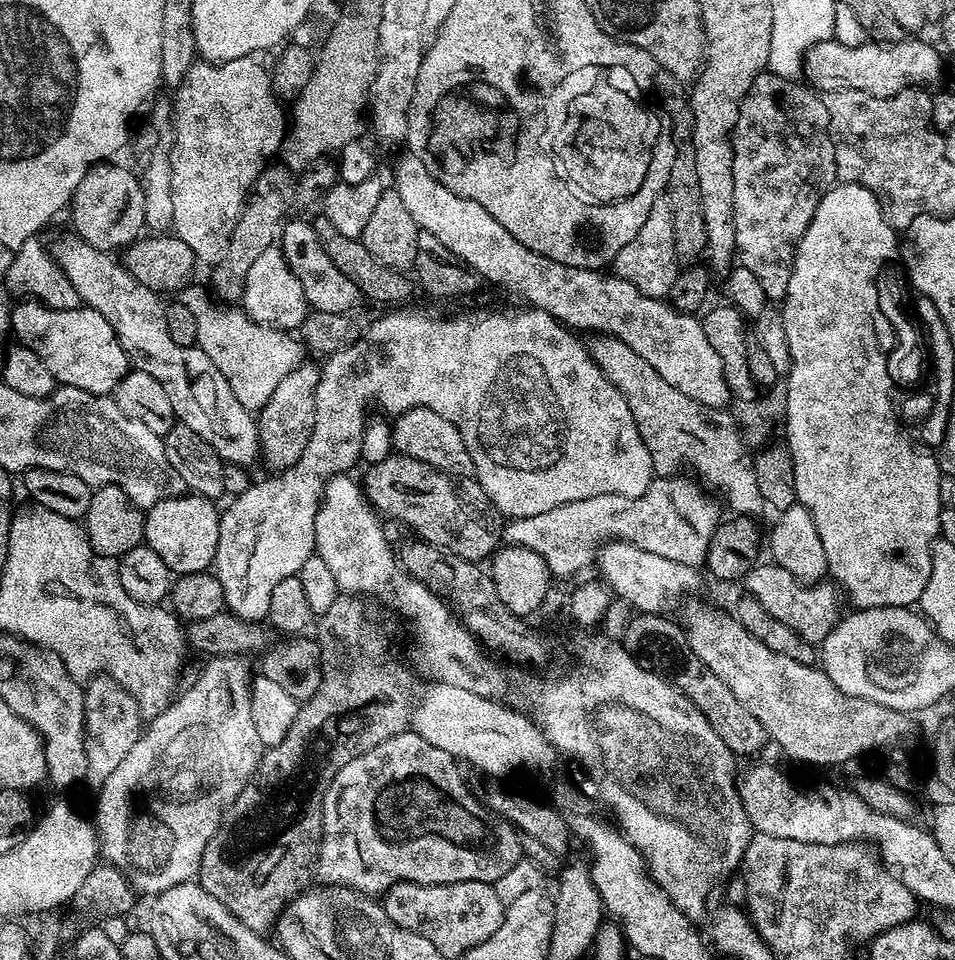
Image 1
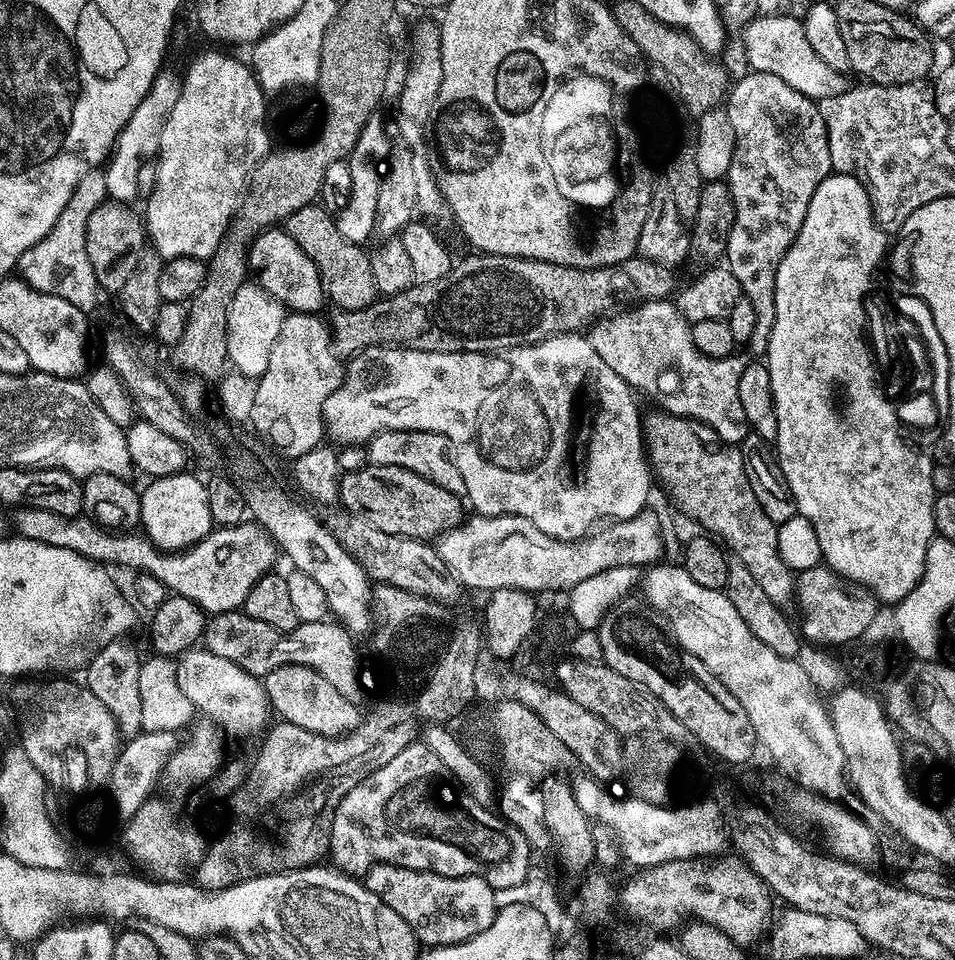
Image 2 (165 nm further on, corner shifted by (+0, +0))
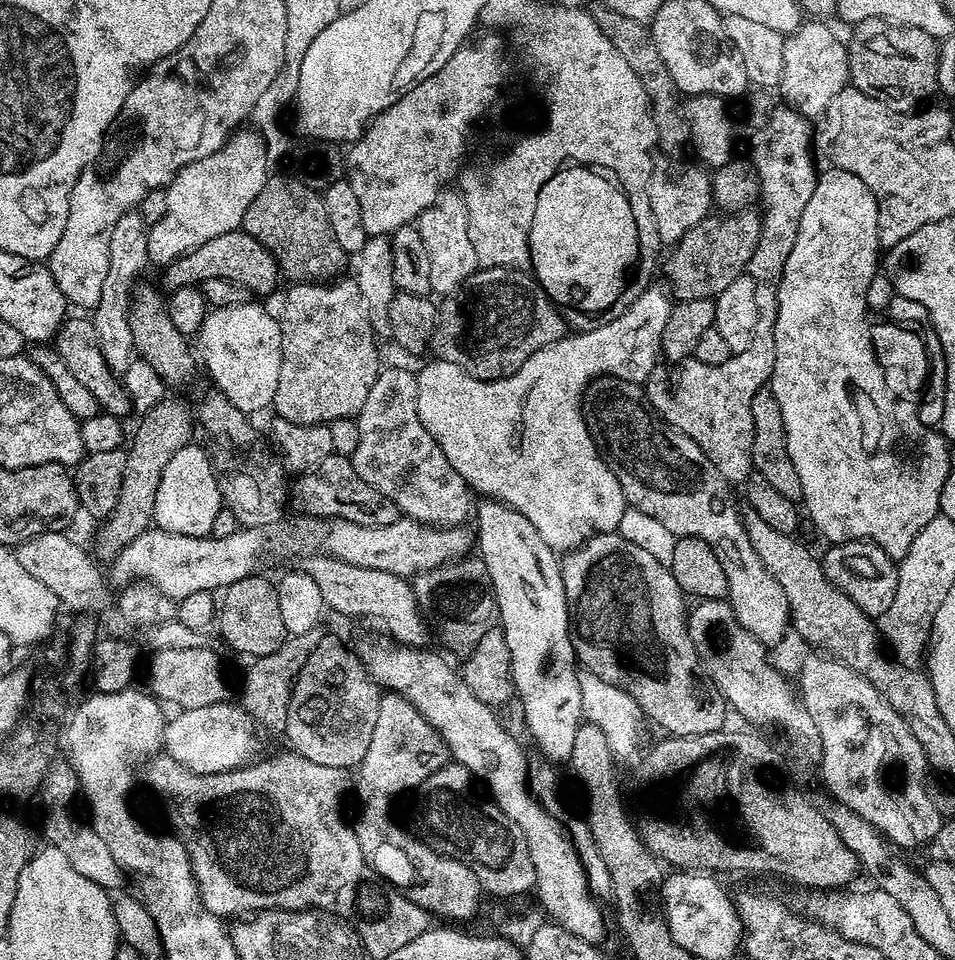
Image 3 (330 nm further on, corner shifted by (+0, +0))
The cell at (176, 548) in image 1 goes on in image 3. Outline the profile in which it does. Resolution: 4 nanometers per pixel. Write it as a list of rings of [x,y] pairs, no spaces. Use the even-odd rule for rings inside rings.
[[[189,446],[178,450],[174,458],[162,470],[162,482],[158,482],[158,494],[154,498],[154,524],[164,532],[182,534],[183,536],[208,536],[214,526],[214,518],[222,507],[220,482],[217,473],[212,472],[212,464],[208,456],[197,446]]]

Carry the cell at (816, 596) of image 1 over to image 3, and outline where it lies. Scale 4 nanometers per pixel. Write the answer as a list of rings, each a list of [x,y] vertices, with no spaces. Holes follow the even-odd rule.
[[[846,540],[842,544],[832,544],[829,549],[822,556],[822,567],[828,581],[845,592],[867,616],[879,618],[889,609],[895,591],[898,590],[897,561],[887,556],[871,540]]]

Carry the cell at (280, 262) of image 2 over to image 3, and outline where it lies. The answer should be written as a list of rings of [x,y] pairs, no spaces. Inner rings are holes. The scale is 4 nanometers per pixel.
[[[243,230],[235,232],[227,232],[226,234],[218,234],[218,238],[210,238],[210,242],[202,242],[202,246],[198,246],[194,250],[190,250],[186,255],[180,256],[174,262],[163,265],[165,289],[169,293],[179,288],[191,288],[193,286],[202,286],[210,278],[226,278],[226,282],[234,282],[241,284],[243,288],[248,289],[249,293],[264,296],[267,292],[272,292],[276,288],[276,283],[282,280],[282,273],[276,259],[272,256],[270,250],[258,242],[256,238]]]

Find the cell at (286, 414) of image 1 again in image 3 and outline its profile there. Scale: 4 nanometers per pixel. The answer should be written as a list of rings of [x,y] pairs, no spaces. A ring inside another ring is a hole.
[[[337,278],[331,282],[296,282],[291,285],[292,289],[284,296],[284,305],[278,311],[280,322],[280,333],[282,334],[282,374],[278,374],[278,390],[272,399],[272,408],[276,416],[286,418],[290,422],[299,424],[327,424],[331,425],[333,420],[355,417],[362,410],[362,402],[366,402],[366,394],[370,394],[370,386],[378,378],[382,370],[380,364],[380,352],[376,349],[378,340],[371,330],[371,322],[368,313],[362,307],[358,286],[352,278]]]

